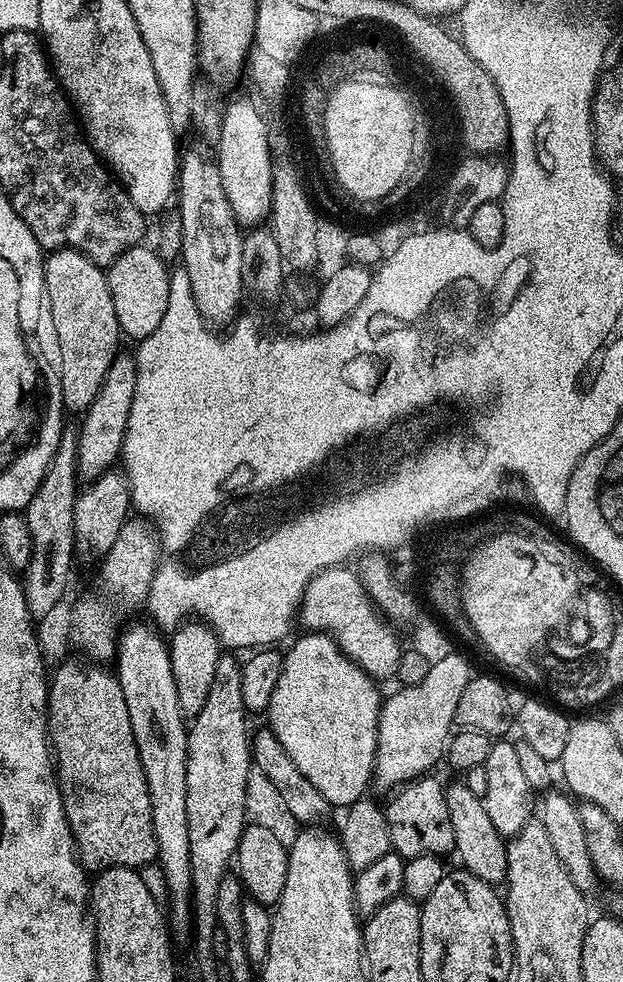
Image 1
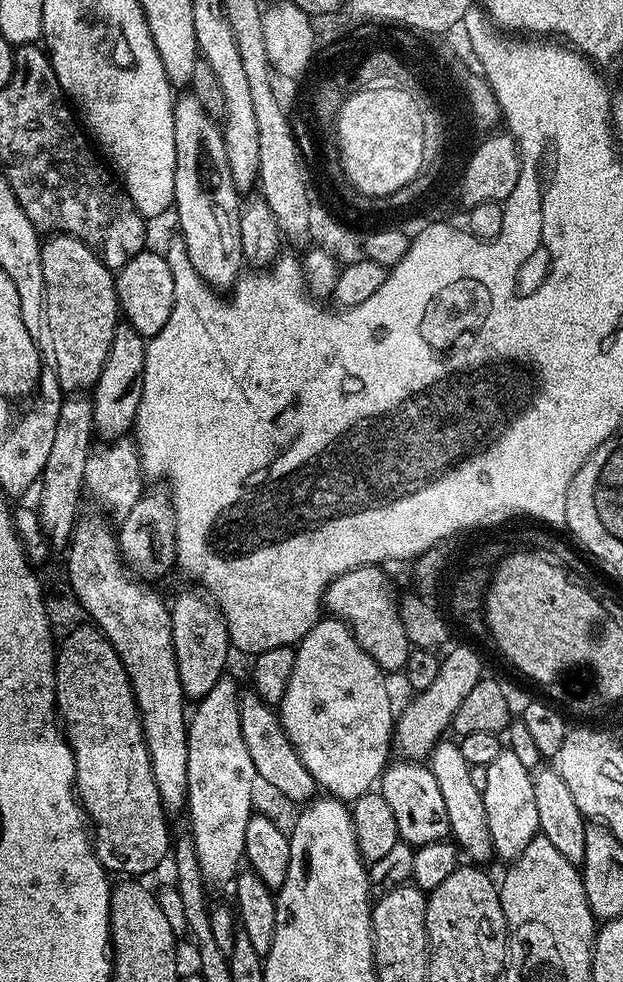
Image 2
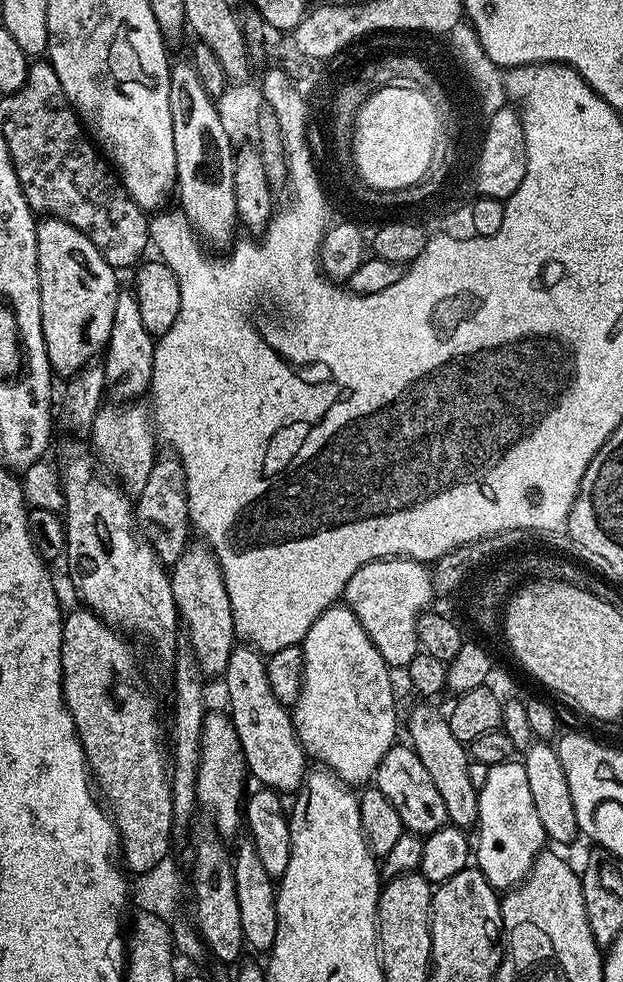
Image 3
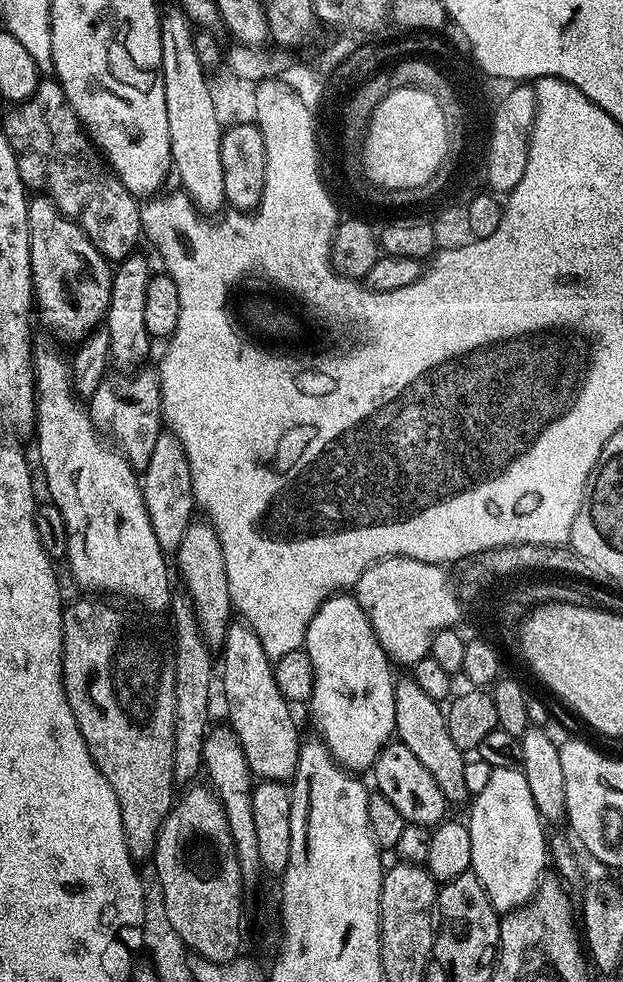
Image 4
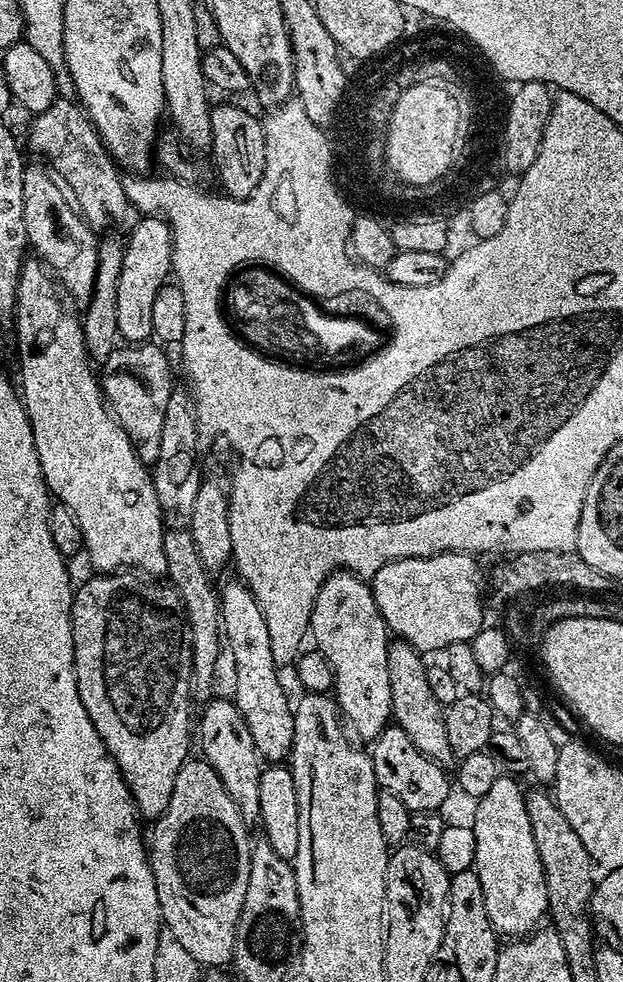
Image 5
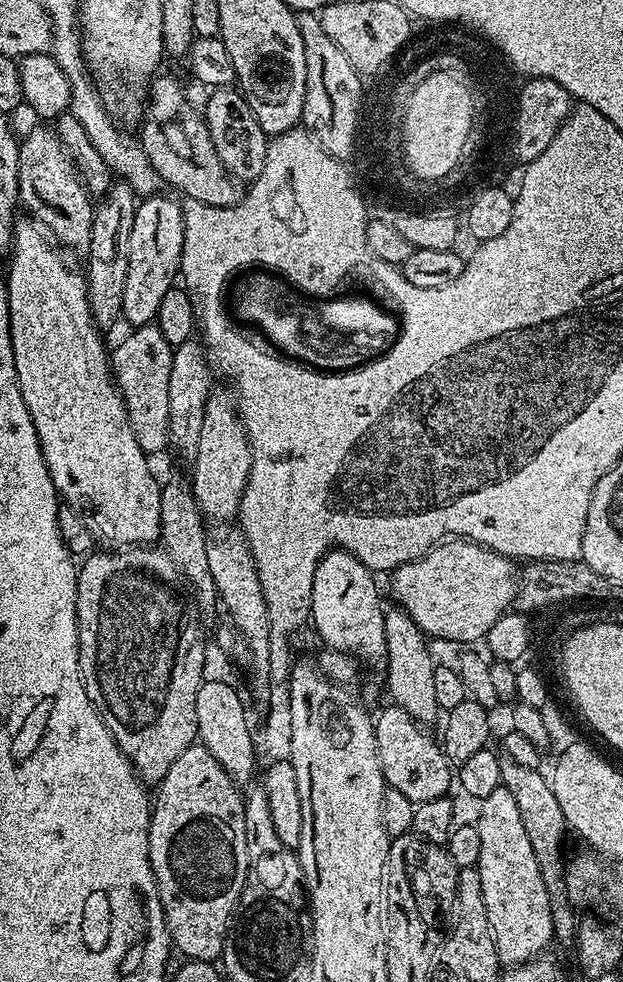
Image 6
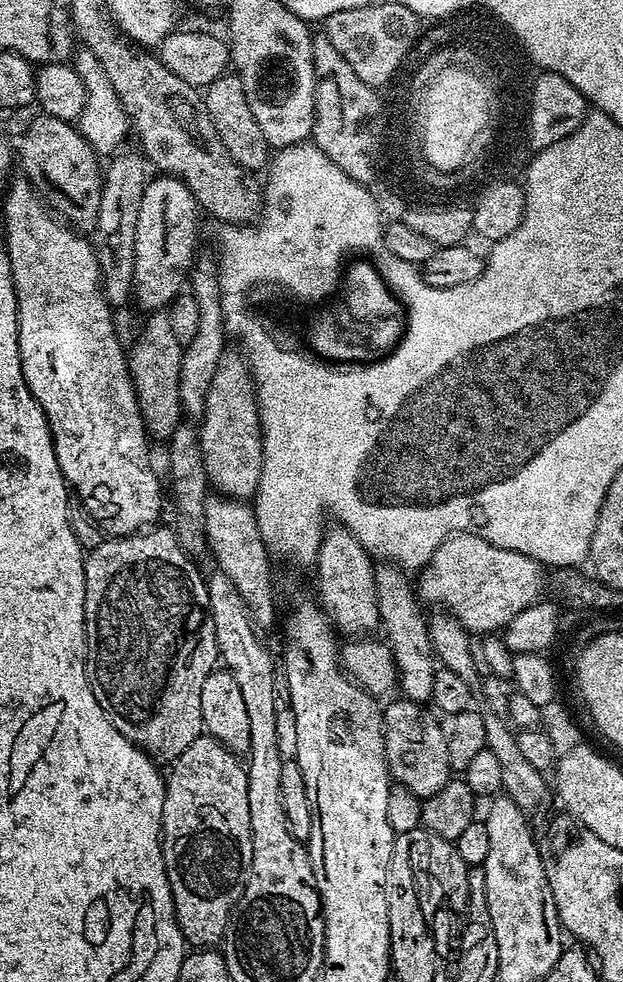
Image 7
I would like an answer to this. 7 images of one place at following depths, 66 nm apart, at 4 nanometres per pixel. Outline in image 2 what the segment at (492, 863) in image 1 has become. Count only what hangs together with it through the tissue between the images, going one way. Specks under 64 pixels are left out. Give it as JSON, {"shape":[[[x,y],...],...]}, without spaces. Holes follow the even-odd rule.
{"shape":[[[441,738],[432,747],[432,755],[427,757],[428,769],[434,774],[438,782],[438,791],[442,793],[446,805],[446,818],[450,818],[448,827],[451,839],[457,849],[469,856],[471,863],[476,866],[487,865],[488,859],[493,859],[492,835],[490,834],[490,822],[486,822],[486,806],[482,789],[474,786],[470,778],[472,765],[462,758],[462,750],[455,739]]]}

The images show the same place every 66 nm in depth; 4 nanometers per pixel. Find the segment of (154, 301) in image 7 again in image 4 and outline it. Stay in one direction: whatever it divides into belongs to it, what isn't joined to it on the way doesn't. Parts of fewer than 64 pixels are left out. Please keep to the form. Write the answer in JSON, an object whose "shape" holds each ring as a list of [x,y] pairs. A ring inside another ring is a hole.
{"shape":[[[133,254],[119,261],[118,267],[112,273],[112,294],[106,327],[110,334],[110,350],[112,360],[121,369],[136,370],[145,363],[154,344],[154,338],[146,330],[146,292],[150,279],[148,260],[141,254]]]}

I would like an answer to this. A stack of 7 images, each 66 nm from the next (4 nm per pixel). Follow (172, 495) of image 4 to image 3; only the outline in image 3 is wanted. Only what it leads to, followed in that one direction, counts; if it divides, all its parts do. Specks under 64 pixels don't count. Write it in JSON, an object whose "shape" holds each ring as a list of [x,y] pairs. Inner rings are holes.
{"shape":[[[175,454],[161,455],[150,470],[150,478],[146,478],[146,486],[142,486],[140,495],[134,500],[134,515],[141,525],[156,524],[156,540],[154,547],[161,564],[171,566],[182,558],[182,554],[190,543],[190,521],[188,518],[188,491],[186,490],[186,474]]]}

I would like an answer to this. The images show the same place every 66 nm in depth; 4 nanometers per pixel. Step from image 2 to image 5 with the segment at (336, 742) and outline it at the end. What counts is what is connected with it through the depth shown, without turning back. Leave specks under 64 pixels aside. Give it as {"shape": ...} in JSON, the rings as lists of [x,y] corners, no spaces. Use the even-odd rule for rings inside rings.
{"shape":[[[337,570],[329,576],[328,581],[318,590],[310,621],[311,639],[316,639],[315,647],[327,658],[332,667],[334,681],[334,699],[340,707],[343,719],[350,725],[351,731],[361,741],[375,741],[383,728],[389,727],[392,720],[392,699],[390,698],[390,670],[388,669],[388,645],[390,633],[388,624],[372,597],[371,583],[365,577],[347,570]]]}

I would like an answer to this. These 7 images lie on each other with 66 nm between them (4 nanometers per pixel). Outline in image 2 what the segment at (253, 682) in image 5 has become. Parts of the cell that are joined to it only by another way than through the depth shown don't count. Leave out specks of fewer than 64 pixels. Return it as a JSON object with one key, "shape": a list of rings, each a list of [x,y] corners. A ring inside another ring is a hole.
{"shape":[[[244,690],[240,693],[238,718],[242,718],[242,738],[246,742],[246,750],[250,750],[250,762],[254,762],[257,777],[263,783],[265,780],[278,795],[285,796],[295,806],[309,803],[317,795],[317,782],[310,770],[302,766],[302,758],[298,758],[277,709],[266,703],[255,690]]]}

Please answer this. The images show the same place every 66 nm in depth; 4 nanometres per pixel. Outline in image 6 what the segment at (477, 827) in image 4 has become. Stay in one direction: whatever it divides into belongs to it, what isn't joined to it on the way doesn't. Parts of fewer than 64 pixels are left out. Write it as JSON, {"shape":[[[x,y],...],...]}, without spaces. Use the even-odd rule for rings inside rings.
{"shape":[[[502,786],[494,790],[494,794],[479,801],[478,808],[480,808],[480,817],[475,817],[474,823],[478,836],[482,838],[482,854],[478,867],[482,878],[482,898],[486,902],[486,918],[496,938],[496,953],[501,965],[519,966],[528,960],[537,959],[543,953],[540,951],[554,940],[546,882],[542,882],[542,870],[538,866],[534,846],[530,846],[530,838],[522,822],[522,810],[518,808],[514,794]]]}

